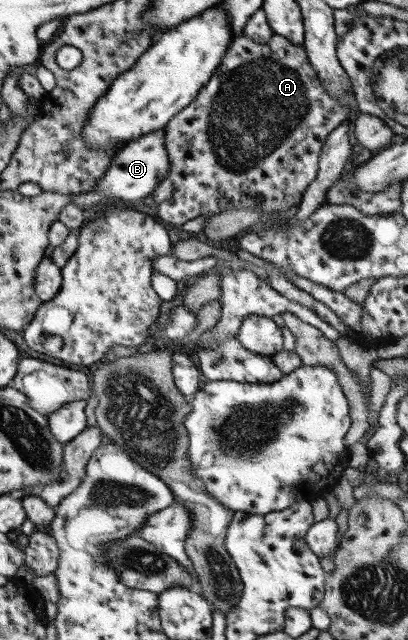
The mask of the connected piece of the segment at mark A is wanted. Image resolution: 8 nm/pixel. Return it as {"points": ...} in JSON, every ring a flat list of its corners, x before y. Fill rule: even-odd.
{"points":[[273,33,267,42,253,42,244,34,233,37,225,56,221,58,221,63,209,77,206,85,196,94,193,102,182,108,169,122,163,127,164,141,167,156,170,162,168,179,172,184,171,196,160,202,153,208,153,212,166,223,179,228,184,222,197,218,200,214,216,215,226,210,235,210,236,208,254,208,259,214,279,214,286,208,291,208,297,204,302,197,302,192,307,185,316,177,318,169,318,156,325,137,338,125,347,121,349,109,337,99,330,97,322,82,319,80,315,68,307,60,306,50,301,44,292,43,284,36]]}

